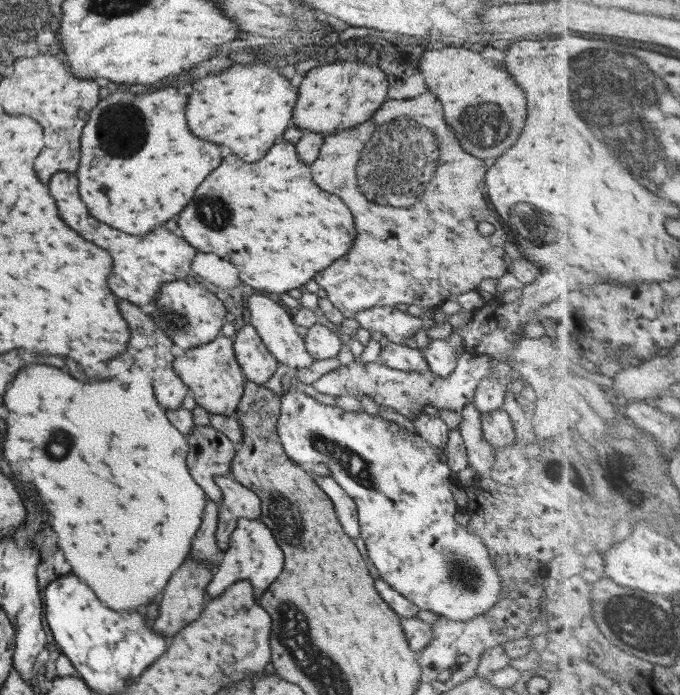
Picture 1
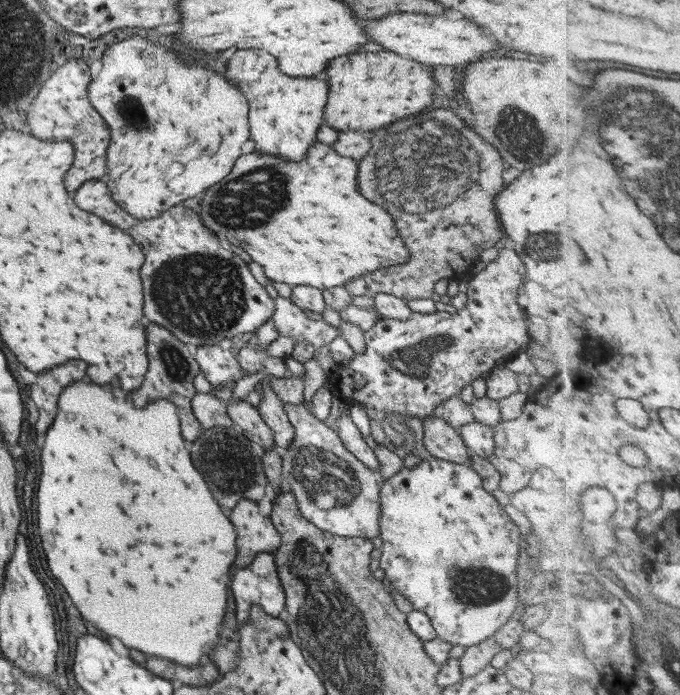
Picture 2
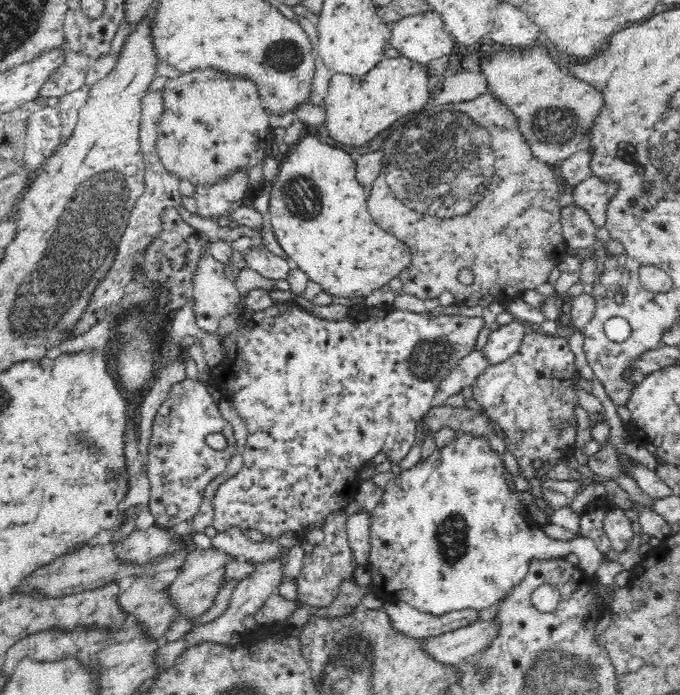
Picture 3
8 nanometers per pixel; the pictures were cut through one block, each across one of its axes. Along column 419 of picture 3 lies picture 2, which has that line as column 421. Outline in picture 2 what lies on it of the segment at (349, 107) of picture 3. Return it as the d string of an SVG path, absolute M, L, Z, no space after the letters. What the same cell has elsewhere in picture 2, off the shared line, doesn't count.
M359 51L362 54L350 54L350 56L346 56L346 58L336 58L332 64L330 64L330 70L326 70L328 72L328 76L330 76L330 102L328 102L328 106L324 108L324 116L326 116L326 124L332 127L336 131L367 131L372 132L376 130L376 128L382 128L382 126L386 127L388 124L392 124L392 122L398 122L398 120L404 120L404 118L408 118L408 116L412 116L412 114L416 114L416 112L430 112L427 110L428 106L434 102L434 78L432 78L432 72L430 72L430 66L424 66L424 64L420 62L416 62L414 60L410 60L408 57L398 56L398 54L390 51L379 51L379 52L365 52Z

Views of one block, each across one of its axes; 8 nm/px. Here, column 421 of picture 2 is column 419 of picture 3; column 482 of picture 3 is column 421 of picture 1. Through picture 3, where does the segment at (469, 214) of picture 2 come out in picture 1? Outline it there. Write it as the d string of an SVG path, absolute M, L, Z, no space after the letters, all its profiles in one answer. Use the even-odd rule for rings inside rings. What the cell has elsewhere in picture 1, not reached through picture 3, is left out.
M430 91L423 92L416 98L408 100L386 100L386 104L381 106L370 120L339 133L325 135L319 156L310 165L310 168L312 168L314 182L322 190L326 190L330 194L338 194L344 200L348 209L352 212L352 216L354 216L354 224L356 224L356 238L350 245L351 249L348 249L348 252L342 255L342 258L332 262L326 270L322 270L314 276L314 280L320 285L321 294L340 312L343 312L345 318L355 318L358 311L382 305L394 307L396 304L402 303L407 305L417 304L424 308L440 306L451 295L477 290L478 284L485 278L500 278L507 273L508 265L502 259L502 255L505 254L504 242L507 242L508 232L506 232L506 228L509 226L492 208L488 208L488 204L484 199L485 174L488 167L486 167L484 159L476 158L462 148L462 145L455 137L453 128L446 124L442 104ZM479 222L490 222L495 226L496 231L489 236L480 235L478 231Z

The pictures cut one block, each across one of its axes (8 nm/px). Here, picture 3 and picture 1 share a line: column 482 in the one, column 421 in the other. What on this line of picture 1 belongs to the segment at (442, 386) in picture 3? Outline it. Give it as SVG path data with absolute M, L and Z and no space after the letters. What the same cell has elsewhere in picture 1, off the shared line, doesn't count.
M392 341L381 348L377 360L384 363L388 368L395 368L396 370L422 372L429 369L420 349L410 348Z

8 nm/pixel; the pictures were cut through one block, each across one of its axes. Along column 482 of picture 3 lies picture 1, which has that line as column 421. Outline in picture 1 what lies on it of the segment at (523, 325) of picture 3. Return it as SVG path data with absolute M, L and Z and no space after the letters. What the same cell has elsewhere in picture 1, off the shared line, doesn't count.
M451 333L446 339L430 339L420 346L420 351L426 359L429 369L438 376L448 376L457 365L459 356L457 350L467 352L465 342L459 334Z

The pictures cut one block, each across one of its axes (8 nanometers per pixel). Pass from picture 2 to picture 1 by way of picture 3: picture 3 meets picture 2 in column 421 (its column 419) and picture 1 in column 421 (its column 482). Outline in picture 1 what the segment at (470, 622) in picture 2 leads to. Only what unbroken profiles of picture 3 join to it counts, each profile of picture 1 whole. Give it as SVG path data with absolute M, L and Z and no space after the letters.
M292 385L289 391L281 397L280 401L280 418L277 421L277 428L283 449L288 455L288 458L303 467L309 468L322 463L330 469L330 476L336 480L346 491L346 494L349 494L350 498L353 498L356 503L361 538L364 539L370 560L376 566L379 576L394 590L397 590L401 595L410 599L410 602L413 602L419 609L436 613L438 616L449 618L451 621L470 620L472 617L485 613L498 602L501 578L498 576L495 564L491 561L489 550L486 548L484 542L482 542L482 539L476 534L470 534L470 531L466 531L466 527L458 525L454 520L454 514L460 510L452 491L452 486L454 485L452 481L453 476L449 466L440 462L439 455L436 453L434 447L428 444L418 434L409 433L392 421L383 420L380 416L371 416L364 410L361 410L359 413L352 413L344 412L336 405L325 406L323 403L317 402L312 396L296 389Z

